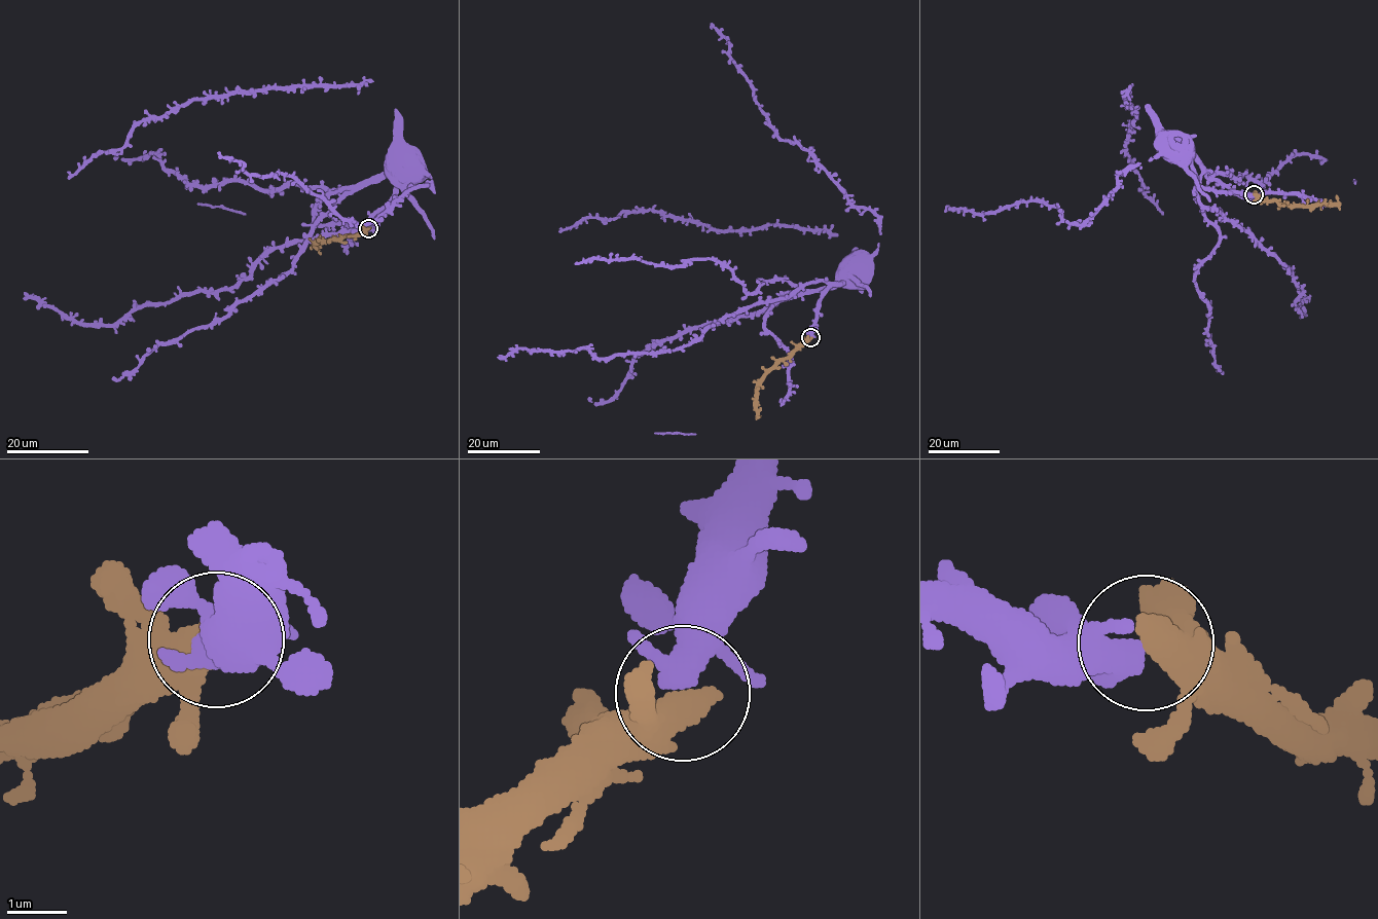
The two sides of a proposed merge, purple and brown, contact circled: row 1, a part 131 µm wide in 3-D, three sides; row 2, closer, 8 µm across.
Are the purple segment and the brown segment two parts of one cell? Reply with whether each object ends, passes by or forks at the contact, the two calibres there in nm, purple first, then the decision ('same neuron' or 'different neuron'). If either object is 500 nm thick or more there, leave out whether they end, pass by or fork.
purple forks; brown passes by; calibres 320 and 480 nm; same neuron

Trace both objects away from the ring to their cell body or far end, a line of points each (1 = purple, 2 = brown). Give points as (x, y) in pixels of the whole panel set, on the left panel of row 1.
1: (368, 228), (396, 185), (408, 180), (414, 164)
2: (368, 228), (315, 242), (317, 247), (320, 237)

